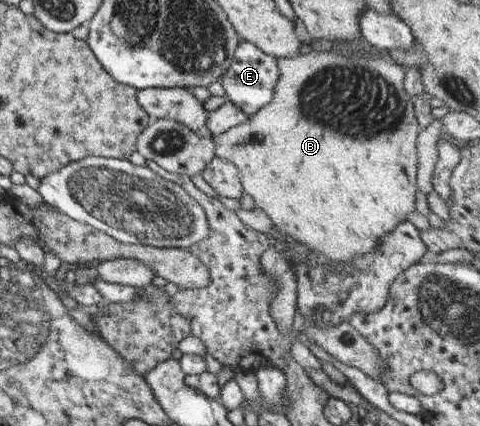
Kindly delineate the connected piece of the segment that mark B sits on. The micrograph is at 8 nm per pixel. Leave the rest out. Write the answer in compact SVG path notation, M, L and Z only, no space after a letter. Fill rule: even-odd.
M313 51L308 53L277 58L278 80L273 87L271 100L263 105L256 113L247 116L240 125L227 129L224 133L212 136L215 155L235 165L243 191L253 199L272 221L274 227L287 233L299 244L306 246L313 252L321 253L327 261L343 262L351 260L354 256L371 252L377 248L381 237L395 228L401 221L406 220L408 213L414 212L414 193L417 188L417 149L415 146L417 133L420 127L412 110L412 99L407 97L403 88L403 66L389 55L382 52L380 55L366 55L363 51L353 51L347 56L334 51ZM310 89L308 95L302 91Z

